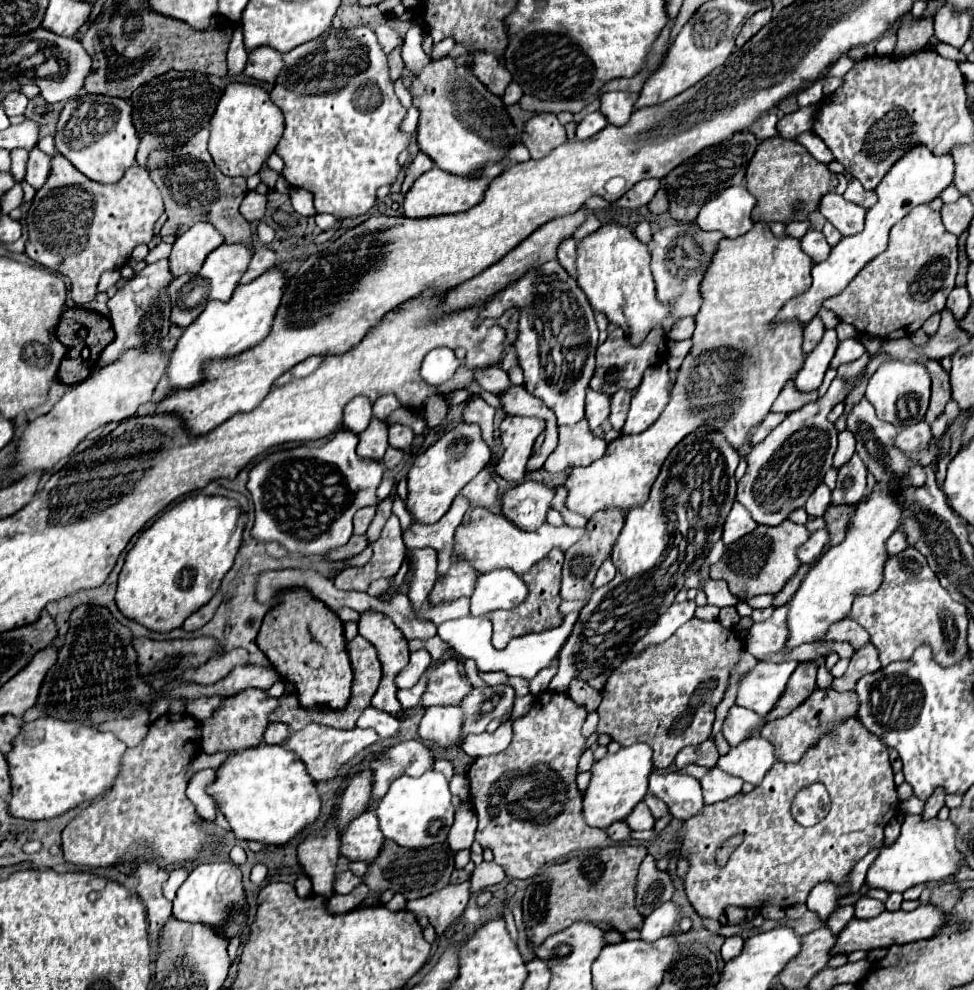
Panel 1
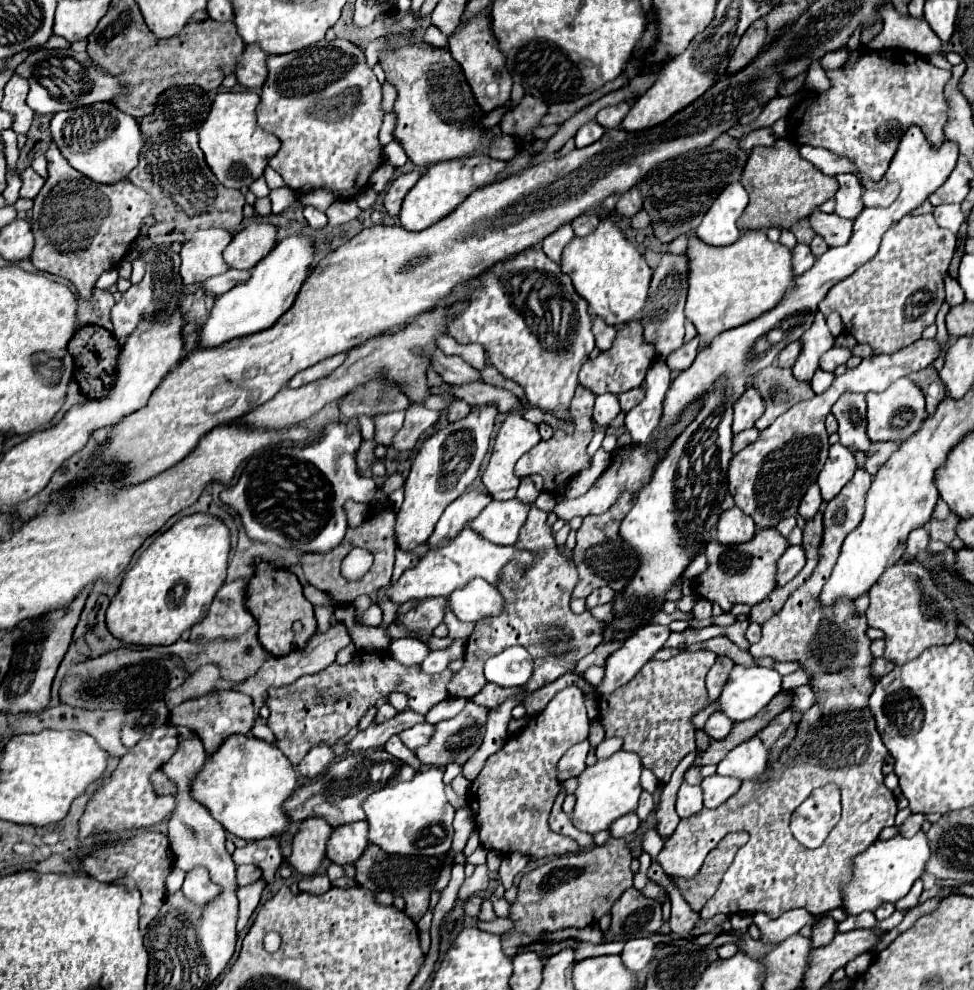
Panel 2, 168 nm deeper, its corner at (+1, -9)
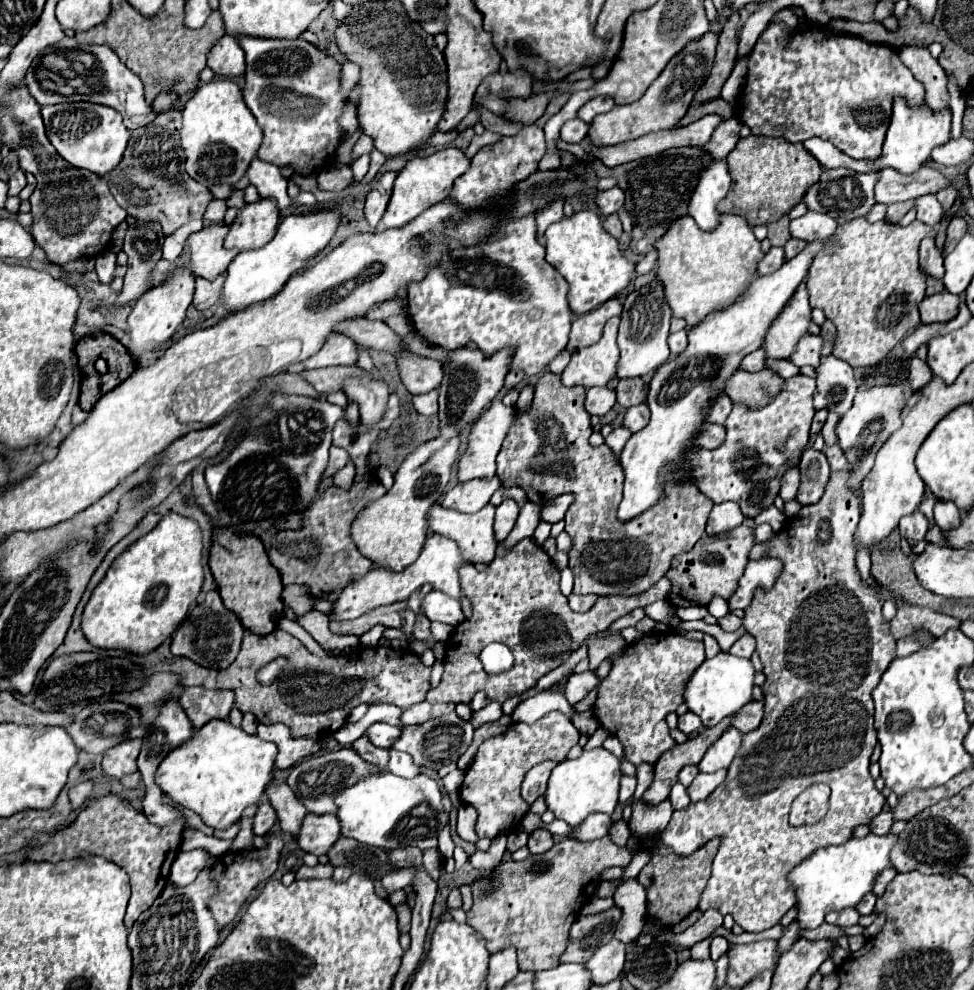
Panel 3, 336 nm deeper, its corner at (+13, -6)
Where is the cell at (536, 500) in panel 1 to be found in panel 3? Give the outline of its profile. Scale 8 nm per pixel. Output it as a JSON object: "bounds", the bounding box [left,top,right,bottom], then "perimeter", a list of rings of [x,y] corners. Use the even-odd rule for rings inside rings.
{"bounds":[428,504,498,564],"perimeter":[[[436,504],[436,508],[430,510],[428,520],[432,532],[452,538],[466,552],[466,560],[472,564],[490,564],[498,546],[494,536],[494,512],[496,506],[492,504],[486,504],[476,514],[446,510]]]}

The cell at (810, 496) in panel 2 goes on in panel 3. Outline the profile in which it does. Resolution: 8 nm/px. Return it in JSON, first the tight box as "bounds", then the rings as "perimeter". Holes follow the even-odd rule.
{"bounds":[780,468,800,502],"perimeter":[[[792,468],[790,472],[786,472],[786,480],[782,480],[782,488],[780,488],[780,498],[784,502],[794,500],[800,488],[800,472],[798,468]]]}

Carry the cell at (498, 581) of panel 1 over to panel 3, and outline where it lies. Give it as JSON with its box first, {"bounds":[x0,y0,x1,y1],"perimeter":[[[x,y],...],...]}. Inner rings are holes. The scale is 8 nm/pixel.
{"bounds":[422,590,464,626],"perimeter":[[[432,590],[430,594],[426,594],[422,606],[424,606],[424,614],[430,620],[446,622],[446,624],[452,624],[452,626],[458,626],[464,620],[460,600],[448,596],[446,592]]]}

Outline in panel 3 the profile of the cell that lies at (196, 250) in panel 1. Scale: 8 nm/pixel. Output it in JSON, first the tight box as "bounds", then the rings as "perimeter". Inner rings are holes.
{"bounds":[186,224,238,280],"perimeter":[[[206,224],[202,230],[194,232],[186,240],[186,266],[206,280],[214,280],[218,274],[224,274],[228,264],[238,252],[230,252],[222,246],[228,226],[224,224]]]}

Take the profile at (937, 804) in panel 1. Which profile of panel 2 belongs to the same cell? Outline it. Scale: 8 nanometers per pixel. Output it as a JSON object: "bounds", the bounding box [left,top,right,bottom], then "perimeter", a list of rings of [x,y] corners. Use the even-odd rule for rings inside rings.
{"bounds":[898,813,926,837],"perimeter":[[[918,813],[918,815],[910,815],[910,817],[898,827],[898,833],[904,835],[904,837],[912,837],[914,833],[920,831],[920,827],[922,827],[924,821],[926,821],[926,815],[922,815],[922,813]]]}

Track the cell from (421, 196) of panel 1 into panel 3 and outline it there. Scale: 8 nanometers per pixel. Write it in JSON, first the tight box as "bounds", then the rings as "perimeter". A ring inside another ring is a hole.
{"bounds":[380,148,470,228],"perimeter":[[[444,148],[426,158],[412,158],[394,182],[392,198],[388,202],[388,208],[386,208],[386,214],[380,222],[380,226],[382,228],[400,228],[400,226],[408,224],[410,220],[414,220],[416,216],[420,216],[430,206],[442,202],[444,198],[450,196],[454,180],[458,176],[462,176],[468,168],[470,168],[470,158],[466,158],[466,154],[458,148]]]}

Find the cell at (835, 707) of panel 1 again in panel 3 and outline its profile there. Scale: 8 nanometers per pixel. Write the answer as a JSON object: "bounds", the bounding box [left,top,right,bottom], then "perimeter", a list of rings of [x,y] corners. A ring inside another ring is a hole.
{"bounds":[734,700,764,734],"perimeter":[[[752,700],[750,704],[746,704],[746,708],[742,708],[742,712],[734,714],[734,728],[746,734],[750,730],[756,730],[762,718],[764,718],[764,704]]]}

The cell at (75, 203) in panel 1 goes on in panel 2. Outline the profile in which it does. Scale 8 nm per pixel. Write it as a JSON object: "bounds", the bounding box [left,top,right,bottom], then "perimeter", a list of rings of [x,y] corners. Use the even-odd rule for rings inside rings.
{"bounds":[30,143,152,299],"perimeter":[[[50,143],[46,159],[48,179],[34,199],[30,221],[36,237],[30,261],[38,271],[68,279],[82,299],[90,299],[96,279],[104,271],[116,267],[128,253],[128,247],[140,233],[142,219],[152,211],[152,201],[146,191],[134,187],[128,179],[114,185],[102,185],[88,179],[64,159],[54,143]]]}

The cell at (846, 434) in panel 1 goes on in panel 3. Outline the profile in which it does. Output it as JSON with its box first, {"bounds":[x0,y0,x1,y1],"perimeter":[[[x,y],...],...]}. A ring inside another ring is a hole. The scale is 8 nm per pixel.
{"bounds":[798,448,830,506],"perimeter":[[[808,448],[802,456],[798,470],[800,470],[800,478],[802,478],[798,502],[802,506],[816,504],[822,498],[826,484],[830,480],[830,464],[828,464],[824,452]]]}

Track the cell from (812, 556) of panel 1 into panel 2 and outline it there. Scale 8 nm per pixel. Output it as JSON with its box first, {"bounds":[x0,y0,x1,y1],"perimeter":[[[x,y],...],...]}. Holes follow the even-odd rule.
{"bounds":[778,545,806,587],"perimeter":[[[802,545],[788,547],[782,559],[778,559],[778,587],[784,587],[788,581],[792,581],[804,567],[806,557]]]}

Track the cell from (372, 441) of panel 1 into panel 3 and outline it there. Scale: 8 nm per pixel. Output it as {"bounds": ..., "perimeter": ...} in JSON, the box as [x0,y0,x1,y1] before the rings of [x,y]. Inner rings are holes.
{"bounds":[326,446,352,476],"perimeter":[[[332,446],[330,448],[330,464],[326,468],[326,476],[334,476],[338,470],[342,470],[348,462],[352,462],[350,454],[346,448],[340,448],[340,446]]]}

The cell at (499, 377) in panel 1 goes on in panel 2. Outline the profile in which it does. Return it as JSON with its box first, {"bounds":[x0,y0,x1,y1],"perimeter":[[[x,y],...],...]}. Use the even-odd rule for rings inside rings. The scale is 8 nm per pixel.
{"bounds":[430,349,480,385],"perimeter":[[[440,349],[430,353],[430,365],[448,385],[462,385],[462,383],[480,379],[478,371],[474,367],[470,367],[462,357],[448,357]]]}

